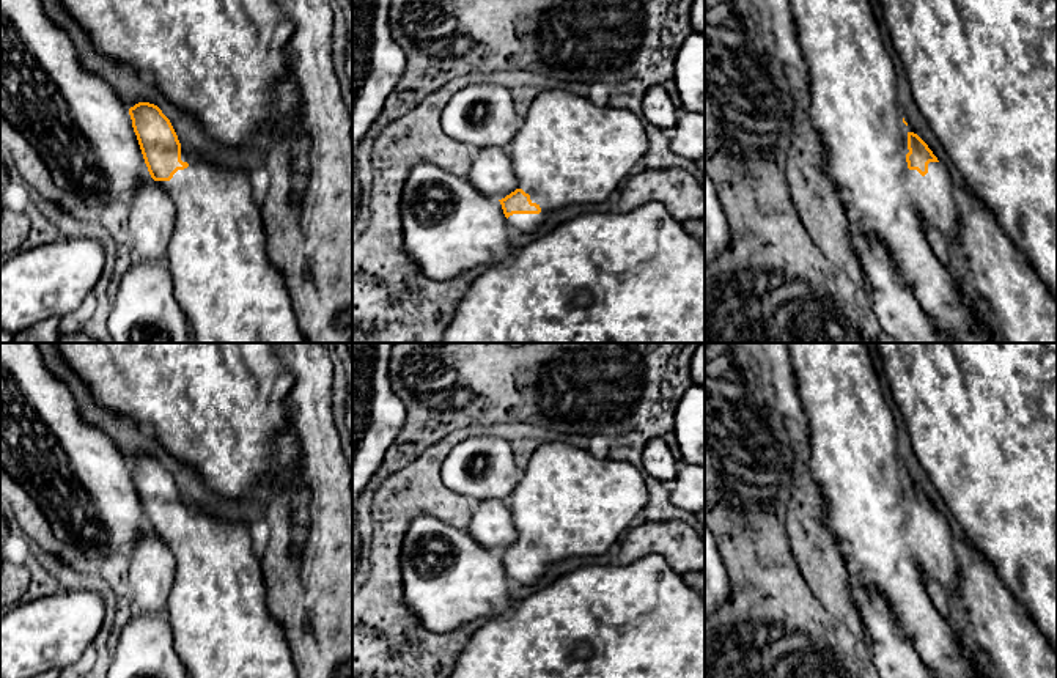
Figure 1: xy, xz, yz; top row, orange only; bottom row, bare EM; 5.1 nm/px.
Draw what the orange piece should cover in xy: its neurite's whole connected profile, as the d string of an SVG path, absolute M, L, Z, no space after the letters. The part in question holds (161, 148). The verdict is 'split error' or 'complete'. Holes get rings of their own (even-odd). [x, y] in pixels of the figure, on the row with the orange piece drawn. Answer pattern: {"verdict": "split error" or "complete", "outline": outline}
{"verdict": "split error", "outline": "M138 102L129 109L129 115L148 171L175 206L167 267L193 343L307 343L299 330L285 280L267 258L267 236L261 222L261 206L253 201L250 175L189 154L181 146L170 120L154 104Z"}

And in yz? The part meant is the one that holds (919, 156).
{"verdict": "split error", "outline": "M788 0L791 8L791 16L797 35L797 42L801 46L801 52L807 61L808 72L810 72L810 120L818 132L818 138L824 153L824 164L823 173L826 179L830 181L835 193L840 197L840 203L848 216L848 220L853 222L859 230L867 234L878 238L890 252L903 280L914 289L914 294L922 307L922 310L931 316L934 324L945 330L952 343L994 343L994 340L988 335L986 329L983 327L982 321L972 313L970 300L959 293L959 288L964 282L967 282L967 261L959 250L959 209L952 195L953 186L950 181L950 173L947 171L945 165L937 160L928 145L908 126L903 118L903 113L897 102L897 74L893 69L893 61L887 53L887 49L881 38L881 30L876 22L873 8L870 0ZM928 223L939 230L948 241L950 249L950 260L947 264L942 264L934 252L931 250L925 233L923 225Z"}

